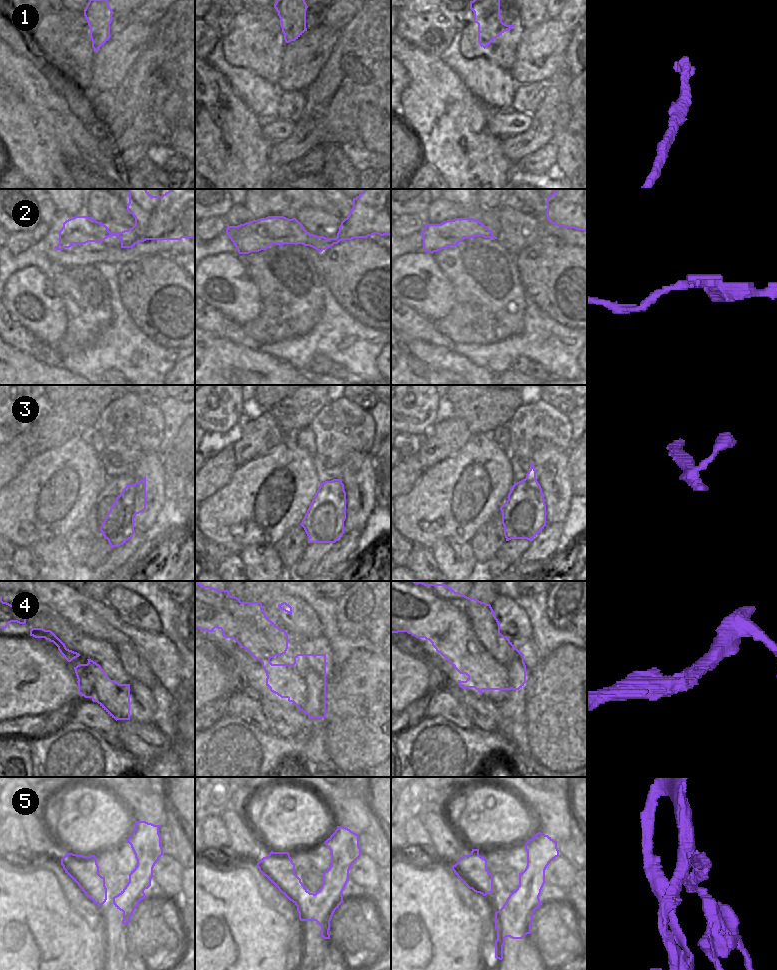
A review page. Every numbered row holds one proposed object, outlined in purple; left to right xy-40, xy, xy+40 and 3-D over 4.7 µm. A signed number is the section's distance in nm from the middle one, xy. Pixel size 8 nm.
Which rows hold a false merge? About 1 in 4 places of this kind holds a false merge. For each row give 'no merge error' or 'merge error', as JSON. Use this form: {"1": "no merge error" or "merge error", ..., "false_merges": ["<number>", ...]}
{"1": "no merge error", "2": "no merge error", "3": "merge error", "4": "no merge error", "5": "merge error", "false_merges": ["3", "5"]}

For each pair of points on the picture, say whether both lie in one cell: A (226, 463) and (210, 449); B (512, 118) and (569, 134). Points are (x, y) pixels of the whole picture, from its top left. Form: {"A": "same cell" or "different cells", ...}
{"A": "same cell", "B": "different cells"}

